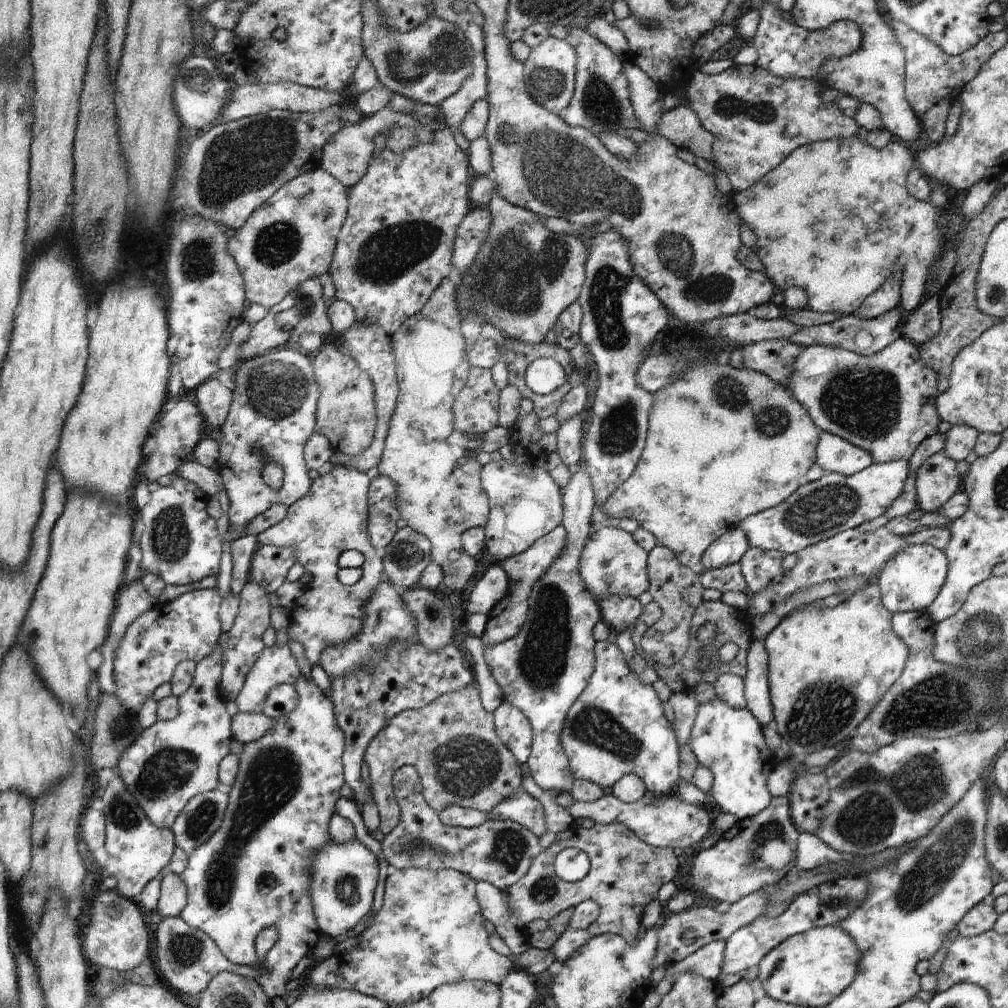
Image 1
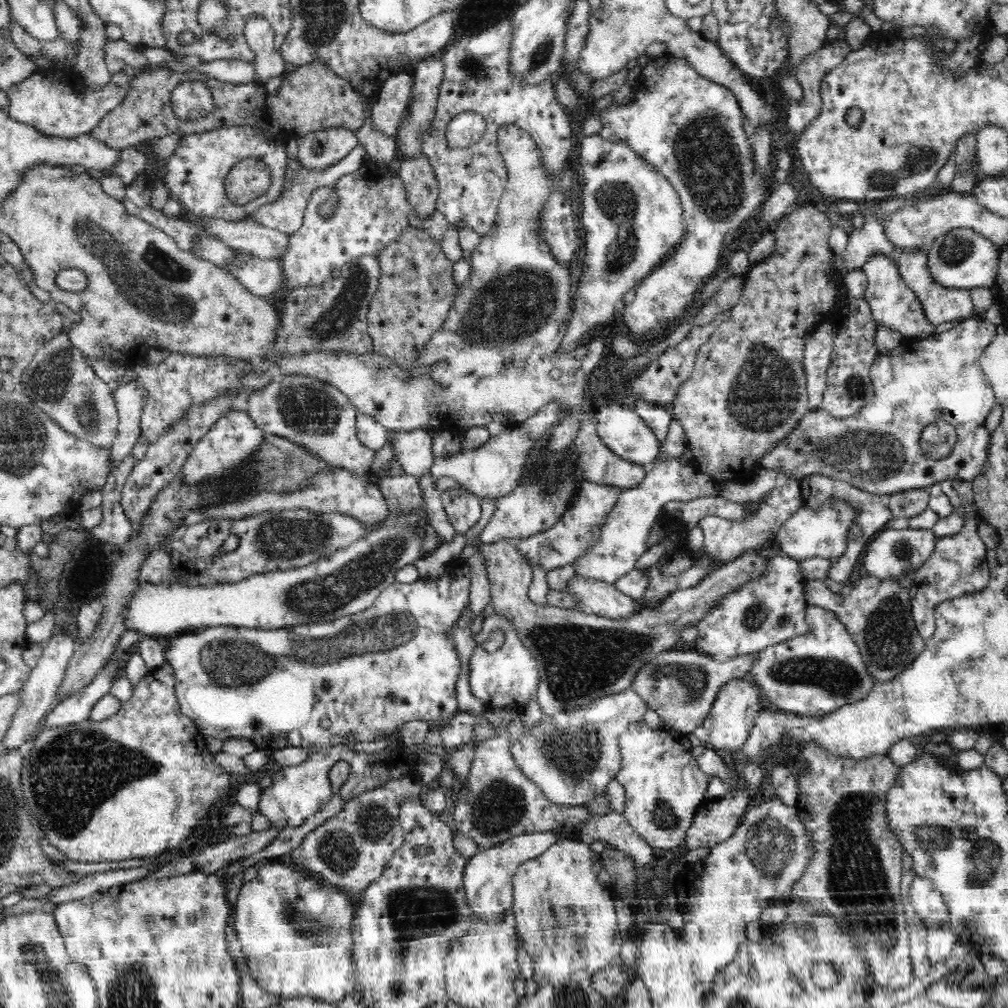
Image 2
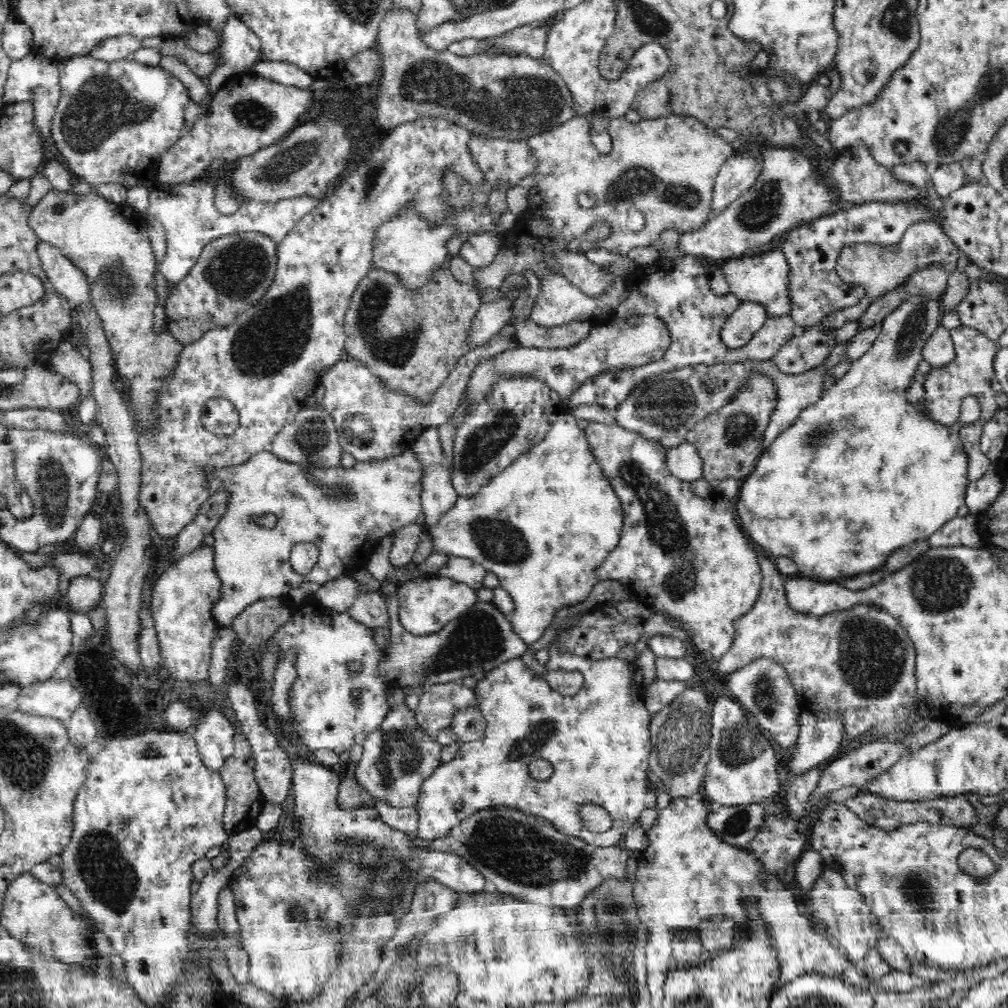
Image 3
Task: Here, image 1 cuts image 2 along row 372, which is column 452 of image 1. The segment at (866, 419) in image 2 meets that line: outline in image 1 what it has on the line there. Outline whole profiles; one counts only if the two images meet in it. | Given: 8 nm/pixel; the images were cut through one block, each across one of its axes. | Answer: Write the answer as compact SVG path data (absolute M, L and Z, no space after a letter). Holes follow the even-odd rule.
M417 868L391 870L391 873L387 876L387 881L384 882L385 893L382 906L378 909L377 913L372 915L370 924L356 937L354 947L349 951L338 954L344 980L347 980L348 984L351 984L358 992L376 997L385 1003L394 1004L394 1006L422 1000L433 990L445 984L454 984L460 981L486 981L497 985L502 984L505 976L514 968L514 964L508 957L496 953L488 943L489 934L482 925L485 918L482 916L481 908L475 897L476 883L473 878L454 869L442 869L439 871Z

